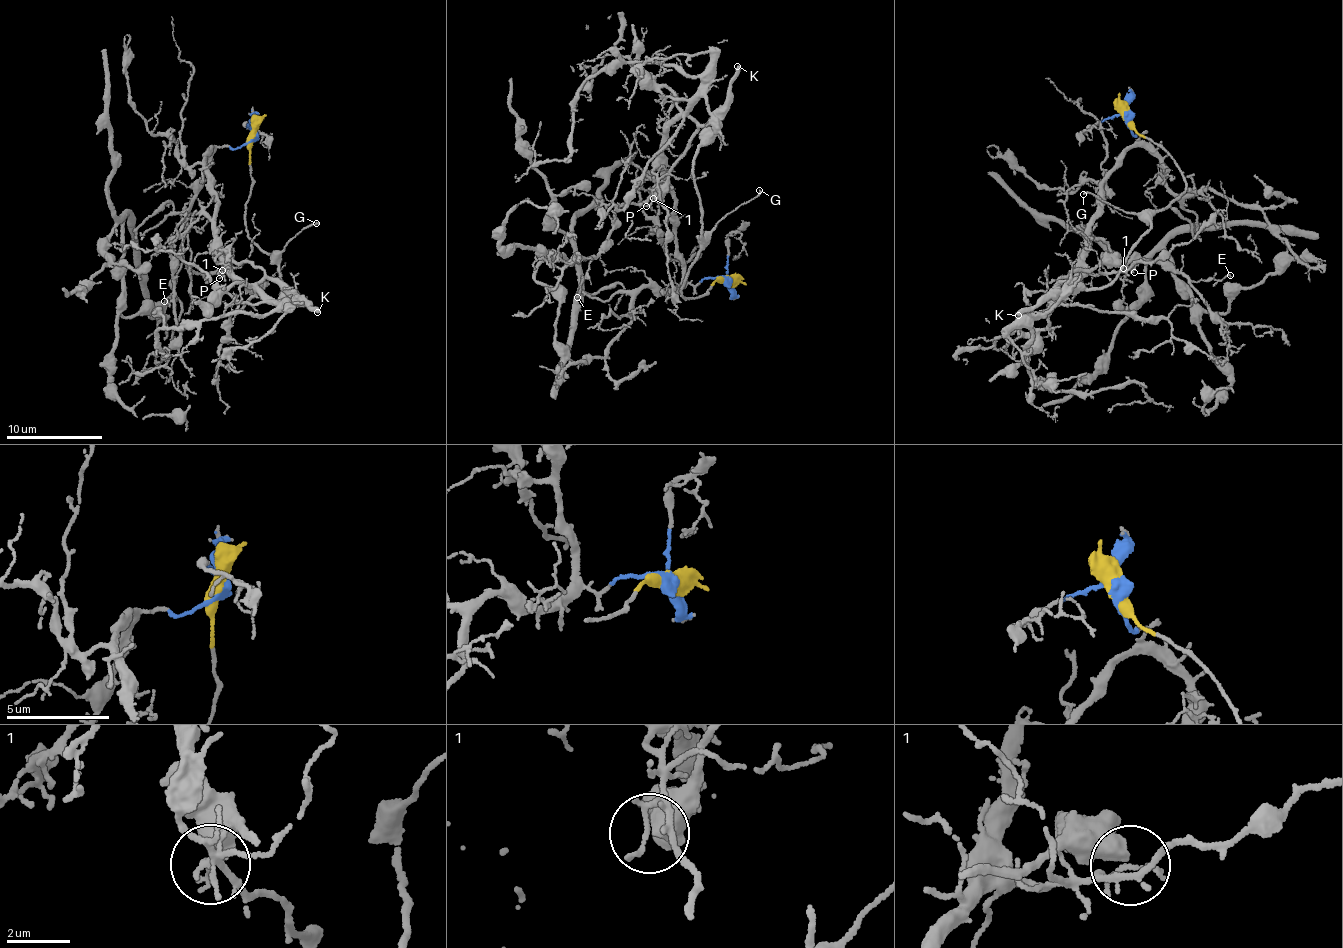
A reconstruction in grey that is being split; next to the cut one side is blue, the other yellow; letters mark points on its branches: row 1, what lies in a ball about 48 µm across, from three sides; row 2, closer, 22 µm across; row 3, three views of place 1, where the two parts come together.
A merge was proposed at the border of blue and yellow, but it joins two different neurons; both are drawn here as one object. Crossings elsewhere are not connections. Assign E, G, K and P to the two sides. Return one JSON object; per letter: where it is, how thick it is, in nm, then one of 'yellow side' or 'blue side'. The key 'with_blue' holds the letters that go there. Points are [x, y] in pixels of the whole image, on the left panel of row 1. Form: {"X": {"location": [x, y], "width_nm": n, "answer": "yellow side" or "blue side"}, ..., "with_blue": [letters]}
{"E": {"location": [164, 301], "width_nm": 80, "answer": "blue side"}, "G": {"location": [316, 223], "width_nm": 130, "answer": "yellow side"}, "K": {"location": [317, 312], "width_nm": 320, "answer": "yellow side"}, "P": {"location": [219, 278], "width_nm": 130, "answer": "blue side"}, "with_blue": ["E", "P"]}

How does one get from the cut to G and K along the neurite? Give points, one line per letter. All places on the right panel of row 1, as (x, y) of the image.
G: (1127, 115), (1133, 129), (1163, 149), (1178, 167), (1185, 181), (1184, 194), (1166, 207), (1137, 215), (1083, 195)
K: (1127, 115), (1178, 167), (1184, 194), (1154, 214), (1110, 283), (1084, 288), (1062, 282), (1049, 299), (1017, 314)

